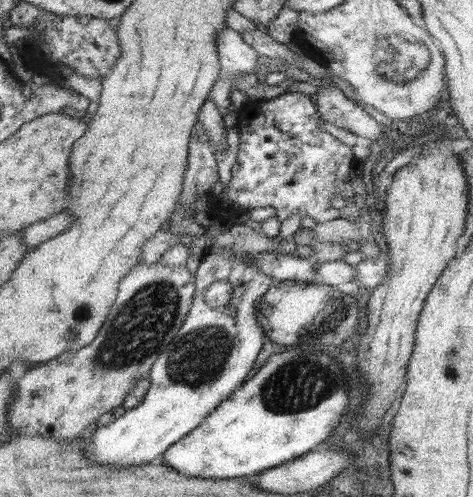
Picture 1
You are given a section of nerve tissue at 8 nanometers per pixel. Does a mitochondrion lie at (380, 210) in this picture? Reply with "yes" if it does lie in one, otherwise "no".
no

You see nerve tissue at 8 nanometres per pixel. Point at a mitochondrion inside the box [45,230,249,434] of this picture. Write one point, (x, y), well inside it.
(143, 325)

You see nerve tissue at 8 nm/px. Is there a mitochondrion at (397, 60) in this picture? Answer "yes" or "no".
yes

